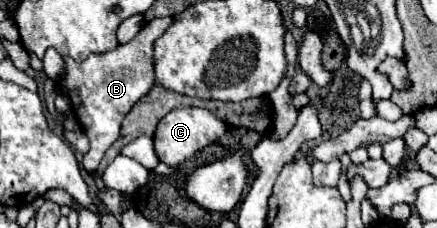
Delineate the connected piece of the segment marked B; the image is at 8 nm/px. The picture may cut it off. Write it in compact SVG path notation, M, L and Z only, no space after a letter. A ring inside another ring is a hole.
M174 17L144 23L140 33L130 43L118 45L114 51L108 53L92 55L86 61L74 61L64 57L66 69L62 79L58 81L58 89L72 101L74 115L90 139L90 151L82 159L82 169L86 169L88 173L96 171L106 149L118 139L120 125L124 117L130 113L130 109L156 87L152 47L154 41L160 39L172 23Z

